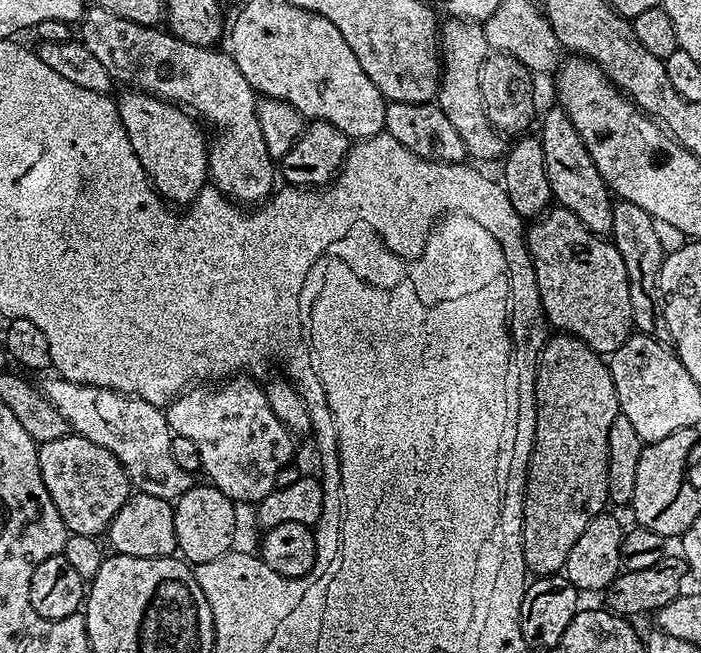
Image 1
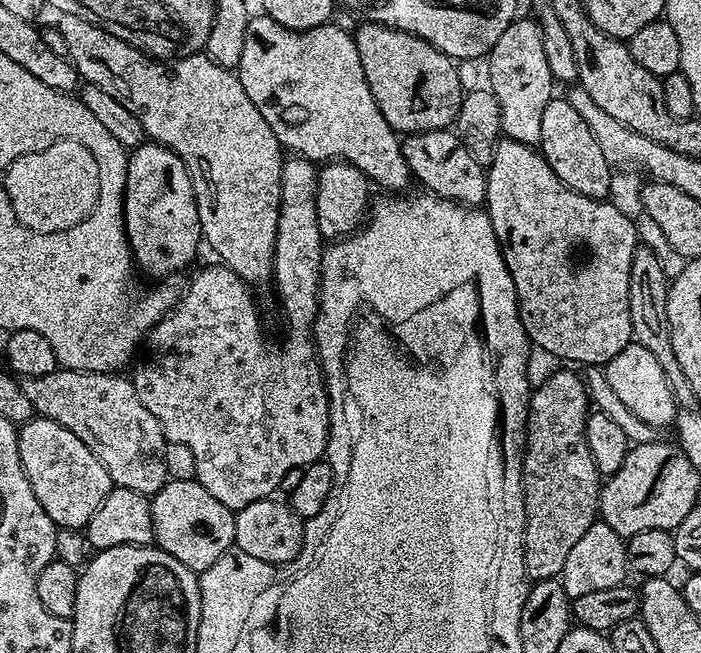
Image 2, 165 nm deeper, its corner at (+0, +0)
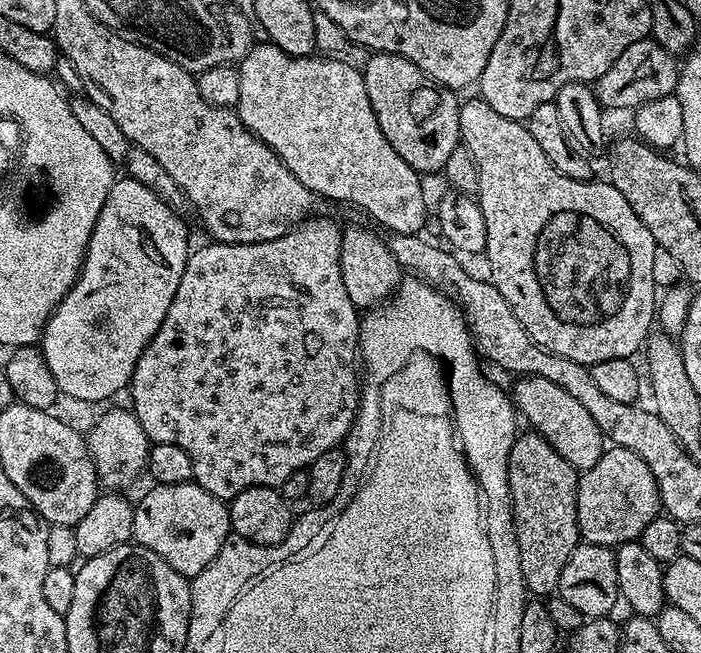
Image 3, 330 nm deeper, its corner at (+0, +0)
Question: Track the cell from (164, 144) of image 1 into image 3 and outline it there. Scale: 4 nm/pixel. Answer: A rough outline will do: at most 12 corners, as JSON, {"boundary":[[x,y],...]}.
{"boundary":[[117,179],[38,347],[108,400],[178,294],[181,213]]}

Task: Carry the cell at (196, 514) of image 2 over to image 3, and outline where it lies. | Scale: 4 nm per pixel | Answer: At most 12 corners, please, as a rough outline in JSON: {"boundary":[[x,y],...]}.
{"boundary":[[194,482],[134,504],[132,540],[202,574],[231,532],[228,504]]}

